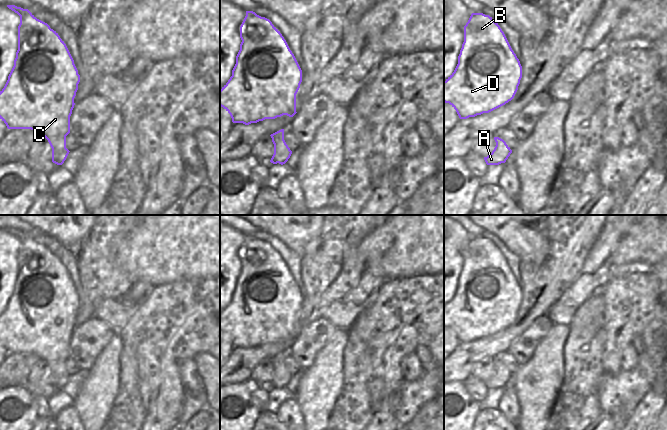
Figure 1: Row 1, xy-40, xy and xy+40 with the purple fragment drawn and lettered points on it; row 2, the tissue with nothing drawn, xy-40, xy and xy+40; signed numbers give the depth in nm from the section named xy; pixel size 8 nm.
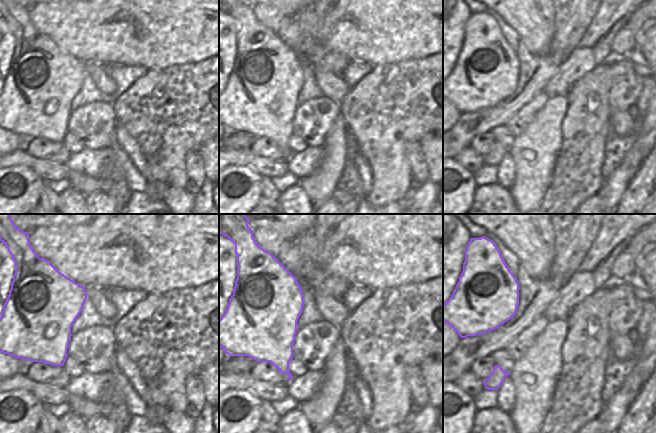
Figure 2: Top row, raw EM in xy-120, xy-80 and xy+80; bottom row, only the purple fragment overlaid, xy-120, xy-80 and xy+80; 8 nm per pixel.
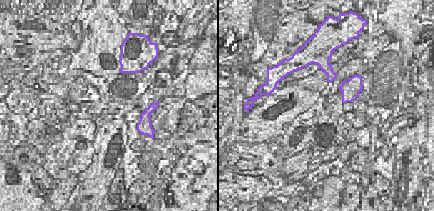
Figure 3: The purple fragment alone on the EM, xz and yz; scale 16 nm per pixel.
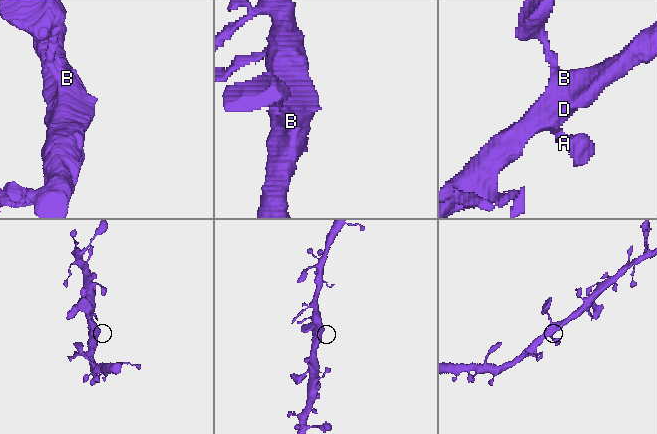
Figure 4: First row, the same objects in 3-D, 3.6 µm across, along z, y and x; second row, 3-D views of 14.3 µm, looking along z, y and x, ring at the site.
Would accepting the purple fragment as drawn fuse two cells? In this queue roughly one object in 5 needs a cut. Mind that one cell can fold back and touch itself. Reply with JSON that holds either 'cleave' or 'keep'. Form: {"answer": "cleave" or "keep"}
{"answer": "keep"}

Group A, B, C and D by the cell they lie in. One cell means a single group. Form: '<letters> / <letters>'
A B C D

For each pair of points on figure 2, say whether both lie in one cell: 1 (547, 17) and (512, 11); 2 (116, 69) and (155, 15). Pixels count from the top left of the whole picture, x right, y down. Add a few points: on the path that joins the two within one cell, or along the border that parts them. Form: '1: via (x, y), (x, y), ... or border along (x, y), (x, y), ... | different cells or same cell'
1: via (538, 17), (534, 17), (528, 11), (521, 11) | same cell
2: border along (105, 65), (140, 65), (142, 67) | different cells

